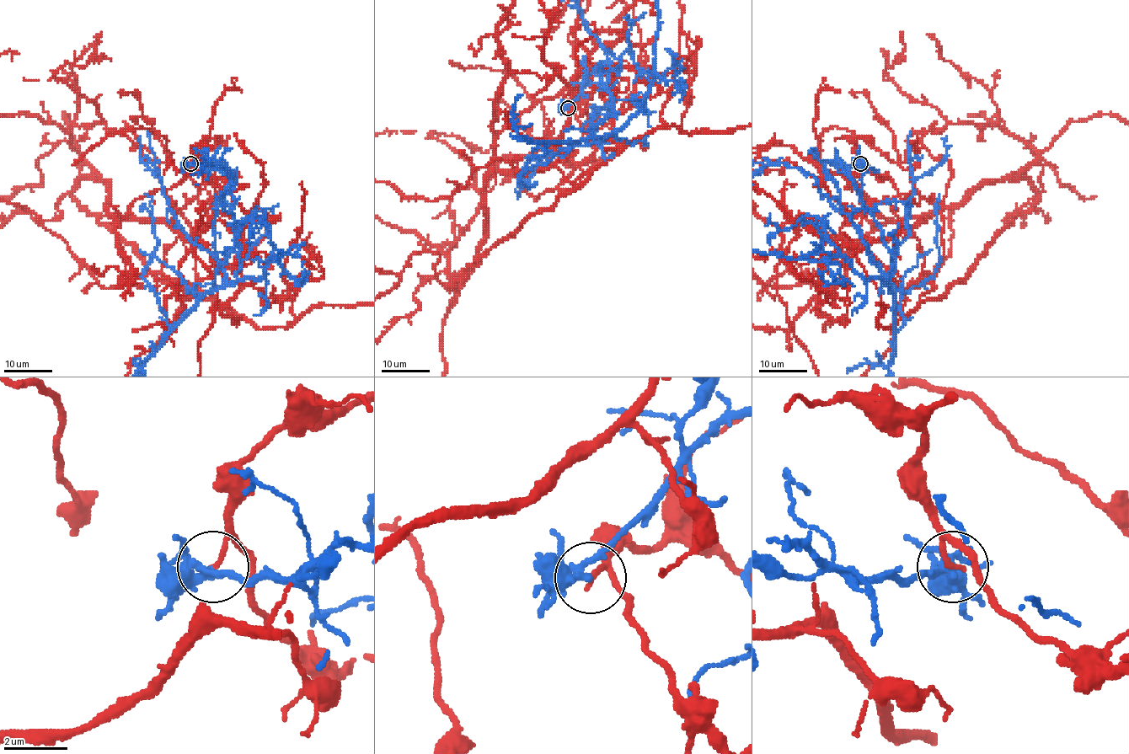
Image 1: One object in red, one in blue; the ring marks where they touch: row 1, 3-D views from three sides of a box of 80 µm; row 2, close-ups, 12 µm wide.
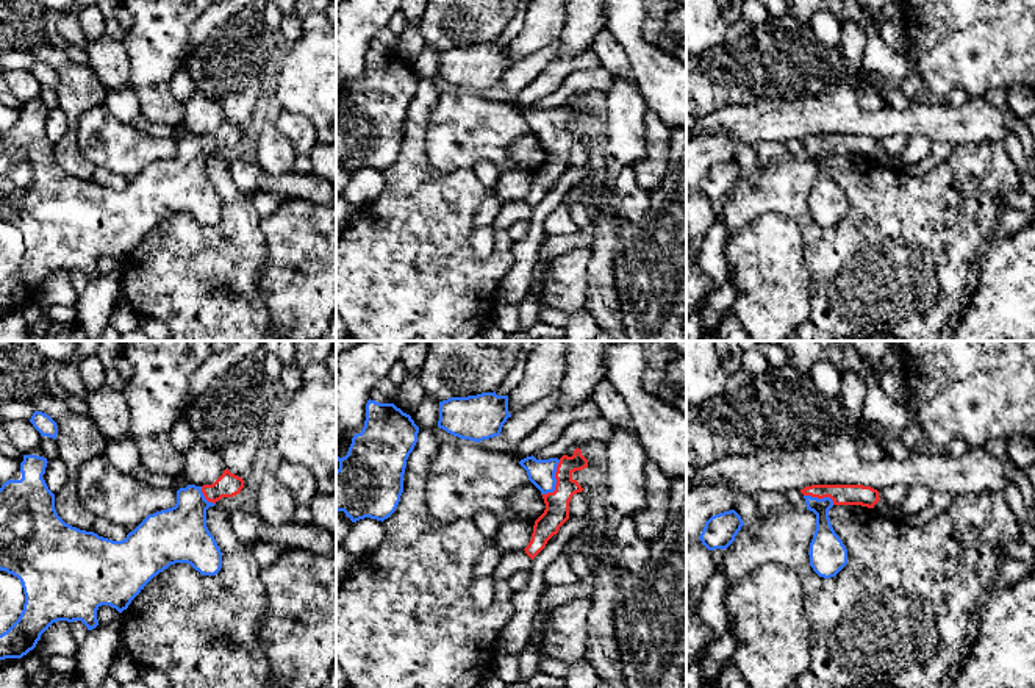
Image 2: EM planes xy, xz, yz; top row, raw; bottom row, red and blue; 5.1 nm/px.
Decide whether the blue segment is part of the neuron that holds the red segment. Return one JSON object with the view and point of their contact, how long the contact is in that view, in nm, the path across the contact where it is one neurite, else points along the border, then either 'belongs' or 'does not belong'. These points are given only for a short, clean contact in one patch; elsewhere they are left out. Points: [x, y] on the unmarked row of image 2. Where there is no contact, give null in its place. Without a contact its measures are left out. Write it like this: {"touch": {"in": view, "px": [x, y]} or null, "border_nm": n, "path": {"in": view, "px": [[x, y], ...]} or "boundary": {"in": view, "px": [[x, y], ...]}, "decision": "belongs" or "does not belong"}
{"touch": {"in": "xz", "px": [557, 130]}, "border_nm": 200, "decision": "does not belong"}

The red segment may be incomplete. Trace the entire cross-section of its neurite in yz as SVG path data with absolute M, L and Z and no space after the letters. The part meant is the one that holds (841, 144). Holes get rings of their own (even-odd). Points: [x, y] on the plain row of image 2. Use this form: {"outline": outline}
{"outline": "M811 134L800 139L804 145L830 147L833 155L861 155L874 158L880 150L879 141L863 134Z"}

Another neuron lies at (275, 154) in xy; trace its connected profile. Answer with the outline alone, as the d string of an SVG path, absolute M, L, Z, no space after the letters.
M267 122L258 136L256 164L267 175L281 175L292 170L297 153L288 136L275 125Z

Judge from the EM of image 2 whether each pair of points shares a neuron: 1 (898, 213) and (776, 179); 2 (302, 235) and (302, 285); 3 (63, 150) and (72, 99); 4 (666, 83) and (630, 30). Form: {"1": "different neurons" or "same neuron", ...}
{"1": "same neuron", "2": "same neuron", "3": "same neuron", "4": "same neuron"}

